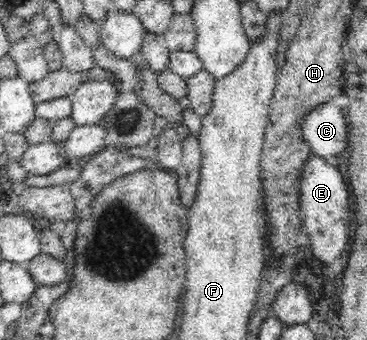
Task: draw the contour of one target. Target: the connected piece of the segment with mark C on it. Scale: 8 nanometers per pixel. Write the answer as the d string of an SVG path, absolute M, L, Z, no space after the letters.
M327 102L303 121L303 138L312 154L326 159L348 148L349 121L346 111Z

